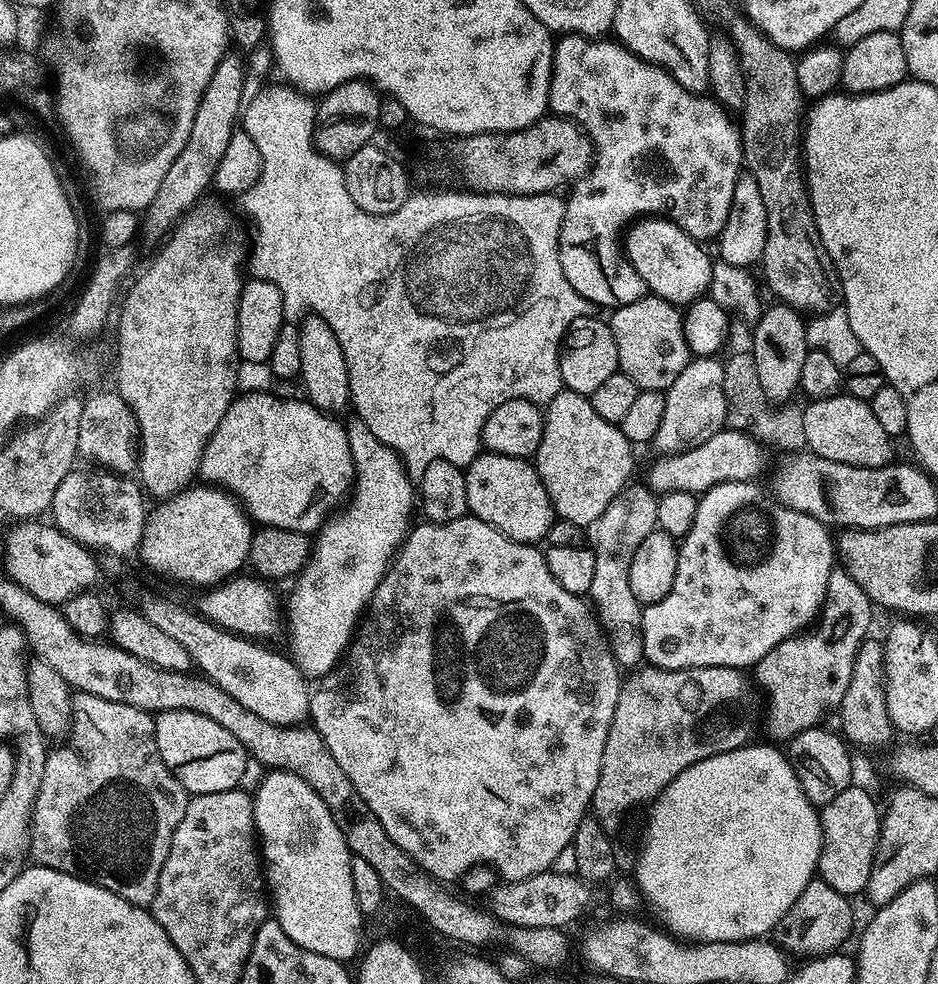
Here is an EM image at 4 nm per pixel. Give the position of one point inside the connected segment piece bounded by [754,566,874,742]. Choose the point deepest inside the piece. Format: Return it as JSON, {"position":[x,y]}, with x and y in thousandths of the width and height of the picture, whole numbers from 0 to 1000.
{"position":[861,684]}

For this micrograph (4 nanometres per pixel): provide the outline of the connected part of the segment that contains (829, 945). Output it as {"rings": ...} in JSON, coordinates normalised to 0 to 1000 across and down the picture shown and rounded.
{"rings":[[[867,892],[859,900],[859,904],[855,904],[855,909],[851,909],[851,917],[846,917],[846,921],[842,921],[842,925],[838,925],[838,929],[834,929],[834,933],[827,938],[826,958],[835,963],[837,968],[845,970],[844,967],[846,967],[851,972],[857,972],[856,974],[869,974],[890,968],[894,964],[891,962],[908,947],[908,919],[909,916],[903,911],[893,909],[893,904],[889,904],[889,900],[881,900],[878,894]]]}

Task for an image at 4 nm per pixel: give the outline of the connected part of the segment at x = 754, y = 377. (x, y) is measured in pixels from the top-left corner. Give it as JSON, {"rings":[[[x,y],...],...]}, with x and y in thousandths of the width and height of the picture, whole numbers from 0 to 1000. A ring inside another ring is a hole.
{"rings":[[[801,357],[785,358],[771,371],[773,404],[776,407],[775,434],[796,439],[816,452],[825,451],[839,461],[852,460],[859,452],[856,414],[849,409],[824,409],[819,403],[817,396],[812,396],[812,388],[808,388],[808,376],[804,373]]]}

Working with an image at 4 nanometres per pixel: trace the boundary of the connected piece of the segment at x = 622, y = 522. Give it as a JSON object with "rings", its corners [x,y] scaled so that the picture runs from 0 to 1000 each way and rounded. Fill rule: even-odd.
{"rings":[[[671,491],[668,495],[661,499],[650,514],[627,537],[627,541],[633,547],[631,558],[634,563],[632,590],[629,591],[630,600],[627,606],[641,638],[644,639],[645,646],[648,648],[652,667],[656,669],[658,676],[663,679],[667,679],[667,677],[672,677],[671,679],[679,678],[687,668],[682,626],[684,616],[676,608],[676,604],[673,603],[672,574],[677,560],[680,559],[681,552],[689,547],[690,543],[698,540],[700,530],[700,503],[688,491],[678,491]]]}

